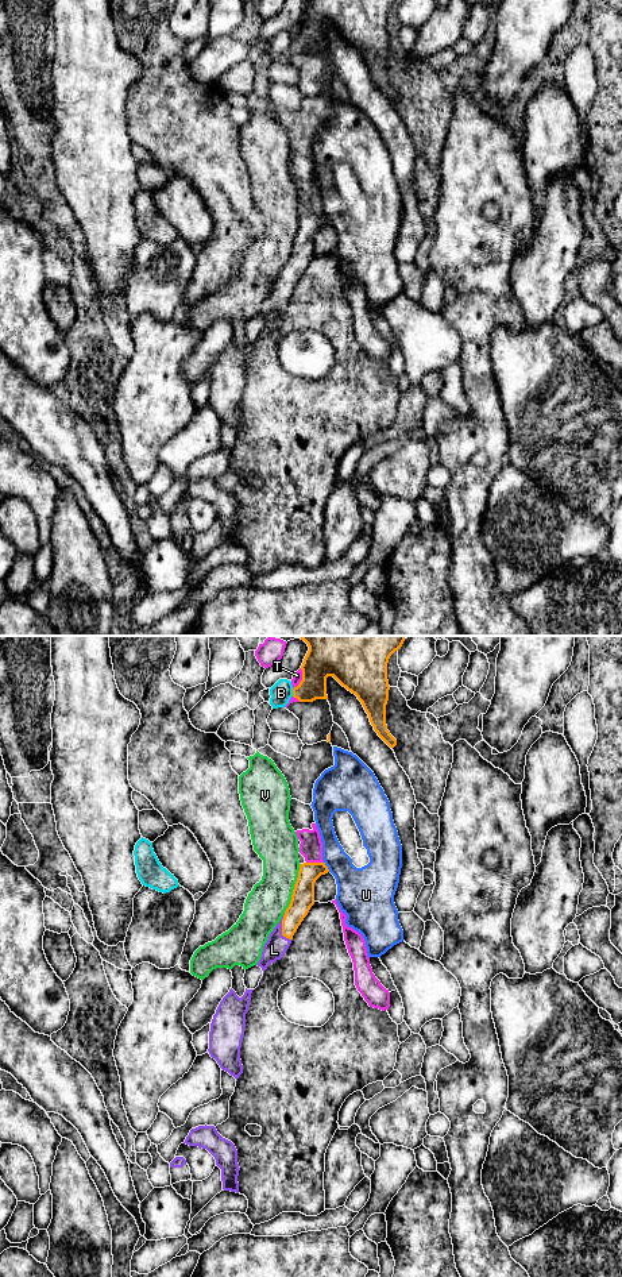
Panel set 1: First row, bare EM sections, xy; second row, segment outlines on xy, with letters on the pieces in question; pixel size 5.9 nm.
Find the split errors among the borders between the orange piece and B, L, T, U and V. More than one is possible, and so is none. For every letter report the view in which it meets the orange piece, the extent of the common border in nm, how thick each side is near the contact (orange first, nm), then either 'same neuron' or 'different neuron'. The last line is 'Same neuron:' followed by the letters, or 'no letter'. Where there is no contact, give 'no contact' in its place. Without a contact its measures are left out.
B: xy | 50 nm | 190/130 nm | different neuron
L: xy | 170 nm | 140/130 nm | same neuron
T: xy | 140 nm | 190/60 nm | different neuron
U: xy | 70 nm | 140/280 nm | different neuron
V: xy | 320 nm | 140/240 nm | different neuron
Same neuron: L

